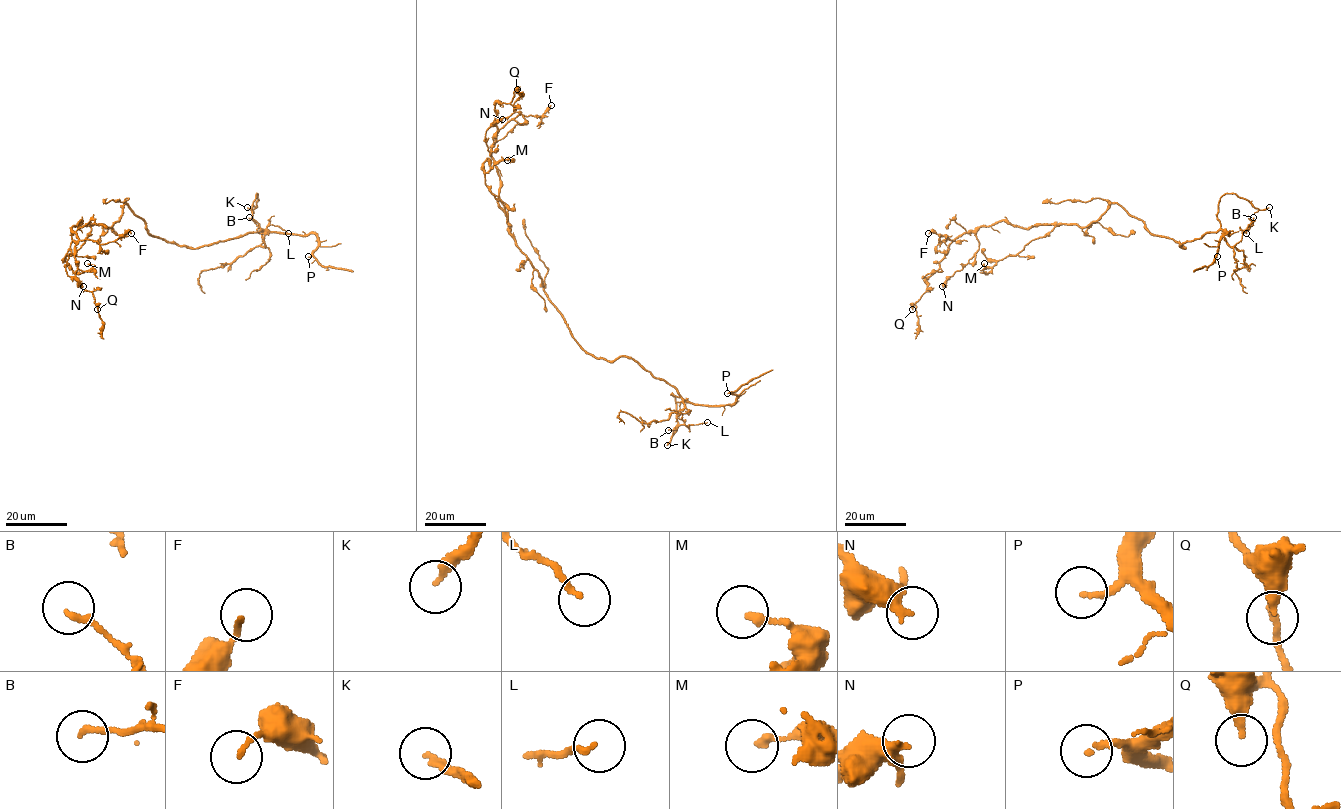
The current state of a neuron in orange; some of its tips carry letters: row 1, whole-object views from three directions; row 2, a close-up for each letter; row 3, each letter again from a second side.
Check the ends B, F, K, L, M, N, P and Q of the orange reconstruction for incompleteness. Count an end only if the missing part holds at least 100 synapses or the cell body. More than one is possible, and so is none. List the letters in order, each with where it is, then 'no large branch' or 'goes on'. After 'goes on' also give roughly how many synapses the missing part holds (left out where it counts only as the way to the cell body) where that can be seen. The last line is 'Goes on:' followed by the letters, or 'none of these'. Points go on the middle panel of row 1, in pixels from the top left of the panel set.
B: place (668, 430); no large branch
F: place (551, 105); no large branch
K: place (667, 445); goes on
L: place (707, 422); no large branch
M: place (507, 160); no large branch
N: place (502, 119); no large branch
P: place (727, 393); no large branch
Q: place (517, 89); no large branch
Goes on: K

